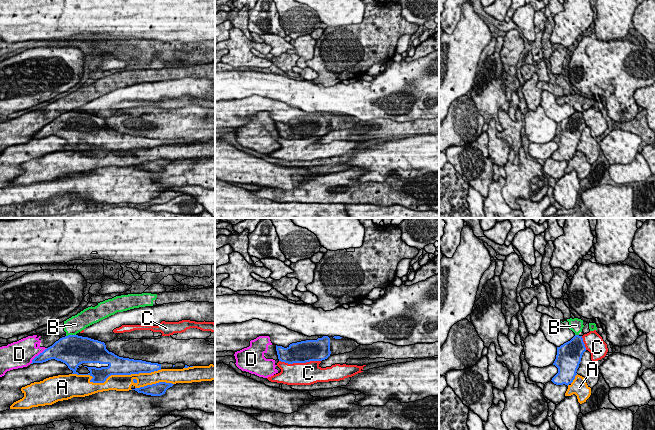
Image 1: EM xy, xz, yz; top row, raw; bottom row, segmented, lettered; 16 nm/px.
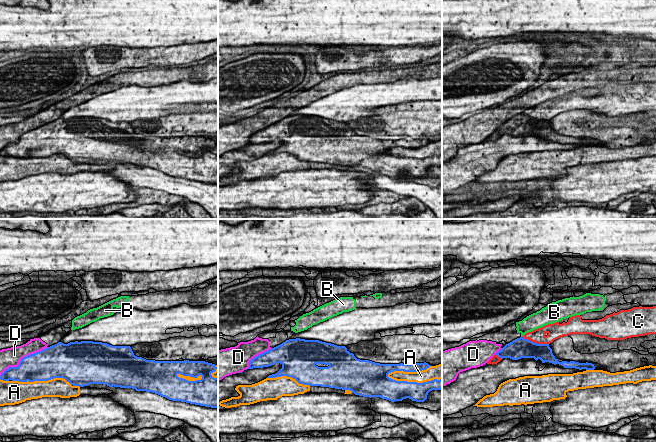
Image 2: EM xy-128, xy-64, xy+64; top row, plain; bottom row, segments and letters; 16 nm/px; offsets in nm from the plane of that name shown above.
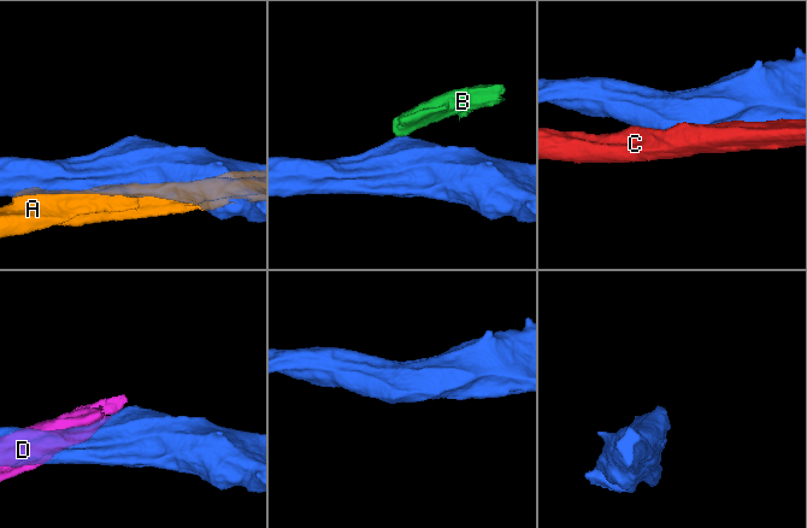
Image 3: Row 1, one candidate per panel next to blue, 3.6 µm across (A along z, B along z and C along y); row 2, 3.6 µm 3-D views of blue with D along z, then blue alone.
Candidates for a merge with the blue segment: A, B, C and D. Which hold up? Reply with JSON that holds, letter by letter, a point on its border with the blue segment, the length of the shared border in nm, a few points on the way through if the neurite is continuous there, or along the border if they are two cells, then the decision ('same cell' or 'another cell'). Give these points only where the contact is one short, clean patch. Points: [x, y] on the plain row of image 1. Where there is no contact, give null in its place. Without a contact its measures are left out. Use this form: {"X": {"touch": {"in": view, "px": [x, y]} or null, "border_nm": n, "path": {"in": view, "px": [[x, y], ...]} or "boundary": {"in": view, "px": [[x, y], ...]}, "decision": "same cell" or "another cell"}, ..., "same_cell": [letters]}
{"A": {"touch": {"in": "xy", "px": [114, 150]}, "border_nm": 1450, "decision": "another cell"}, "B": {"touch": {"in": "xy", "px": [70, 111]}, "border_nm": 160, "boundary": {"in": "xy", "px": [[75, 110], [66, 112]]}, "decision": "another cell"}, "C": {"touch": {"in": "xz", "px": [300, 138]}, "border_nm": 650, "decision": "another cell"}, "D": {"touch": {"in": "xy", "px": [39, 130]}, "border_nm": 380, "decision": "another cell"}, "same_cell": []}

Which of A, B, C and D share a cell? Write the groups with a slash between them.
A / B D / C

